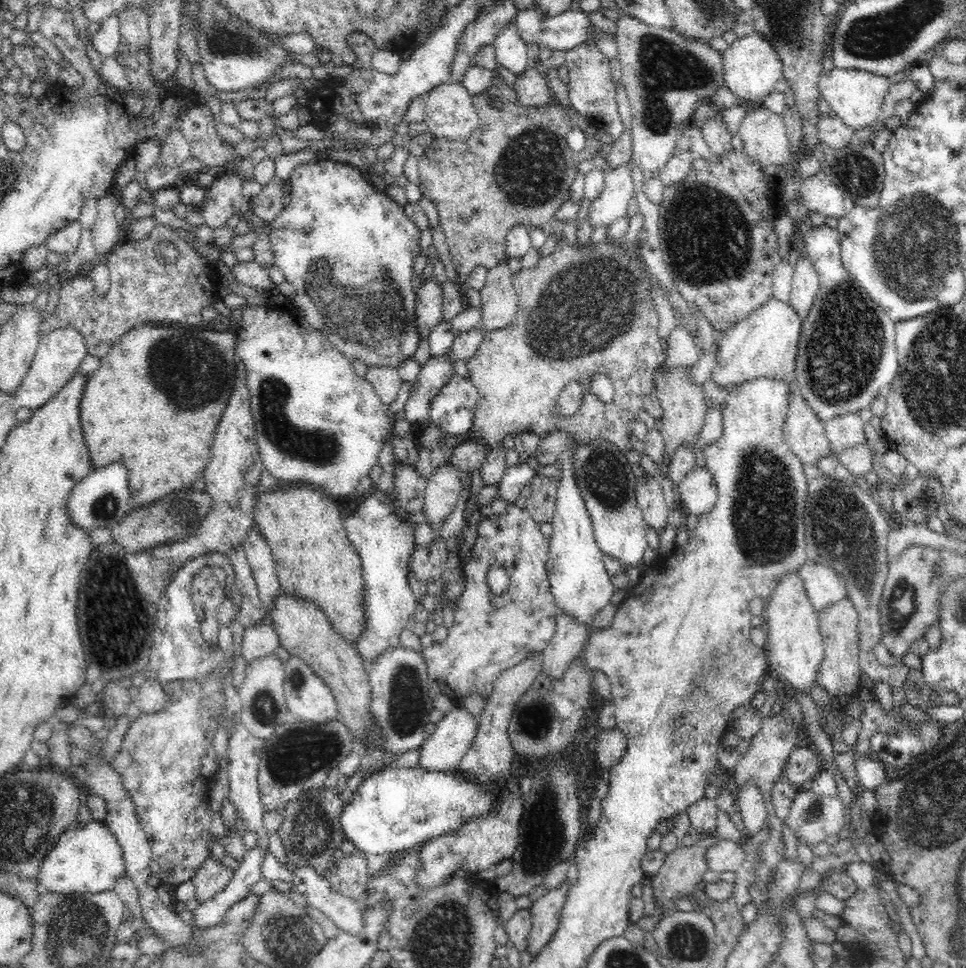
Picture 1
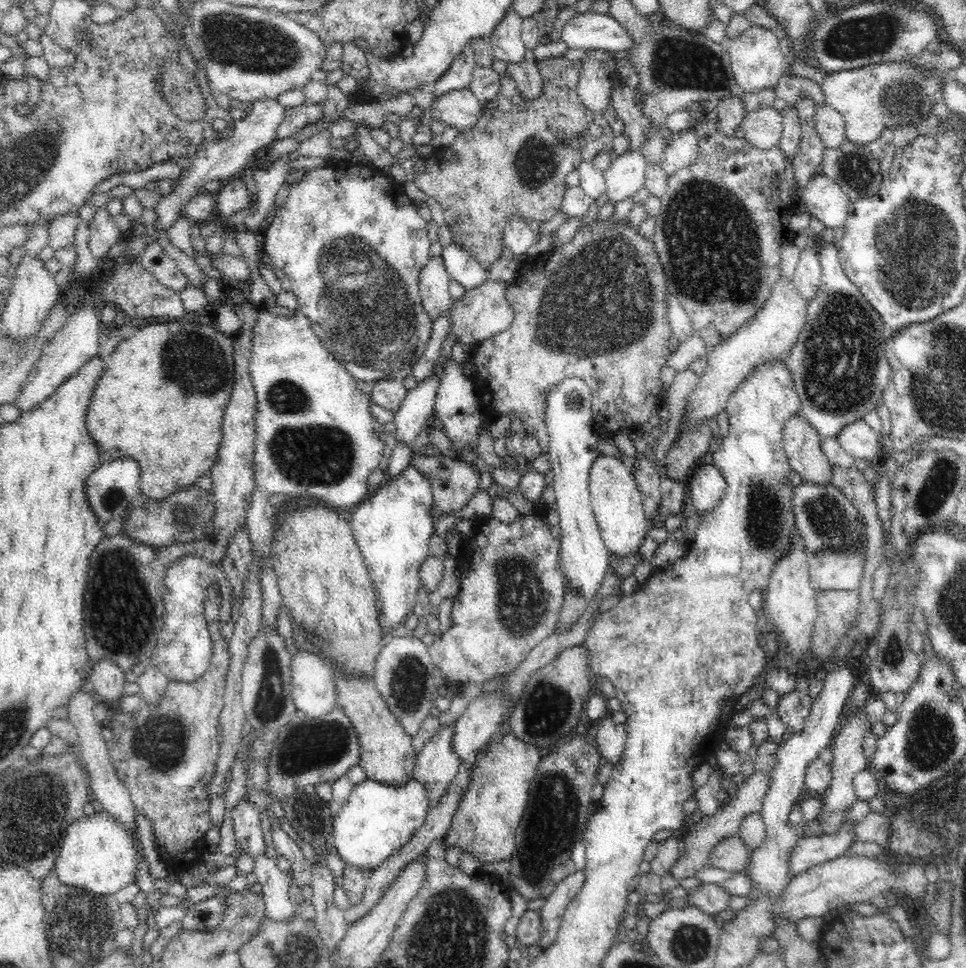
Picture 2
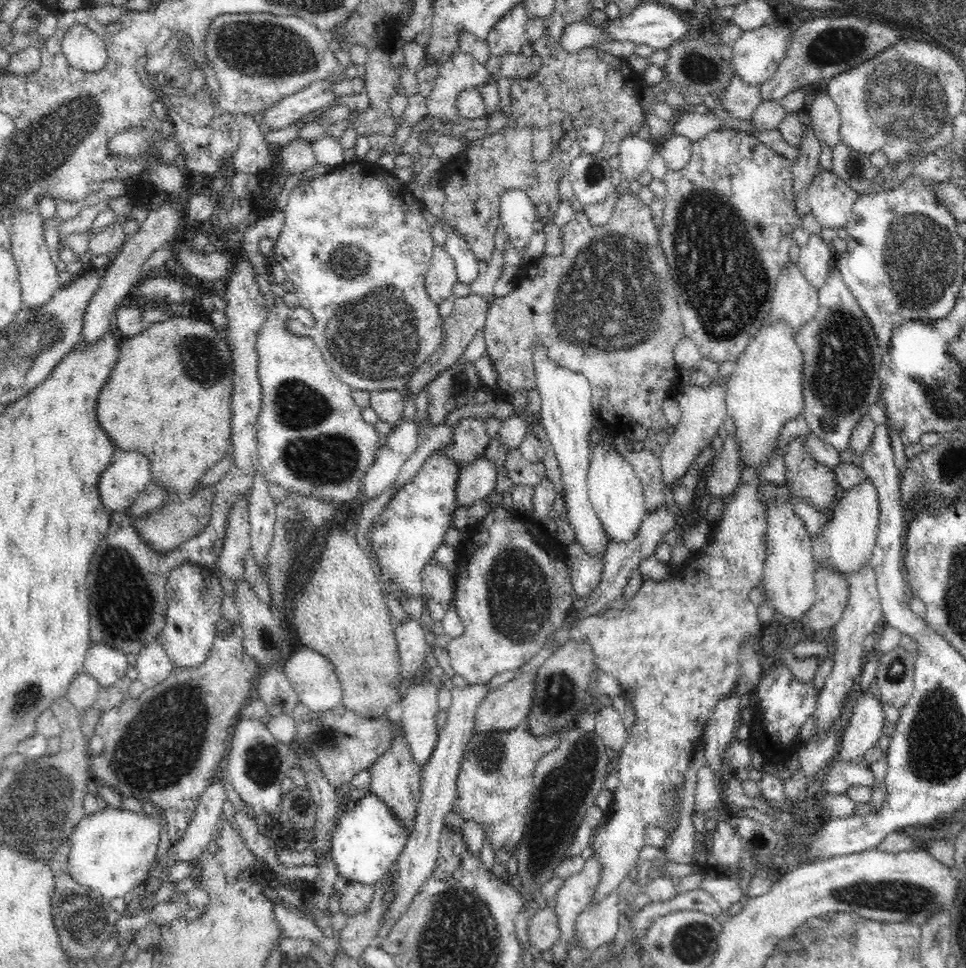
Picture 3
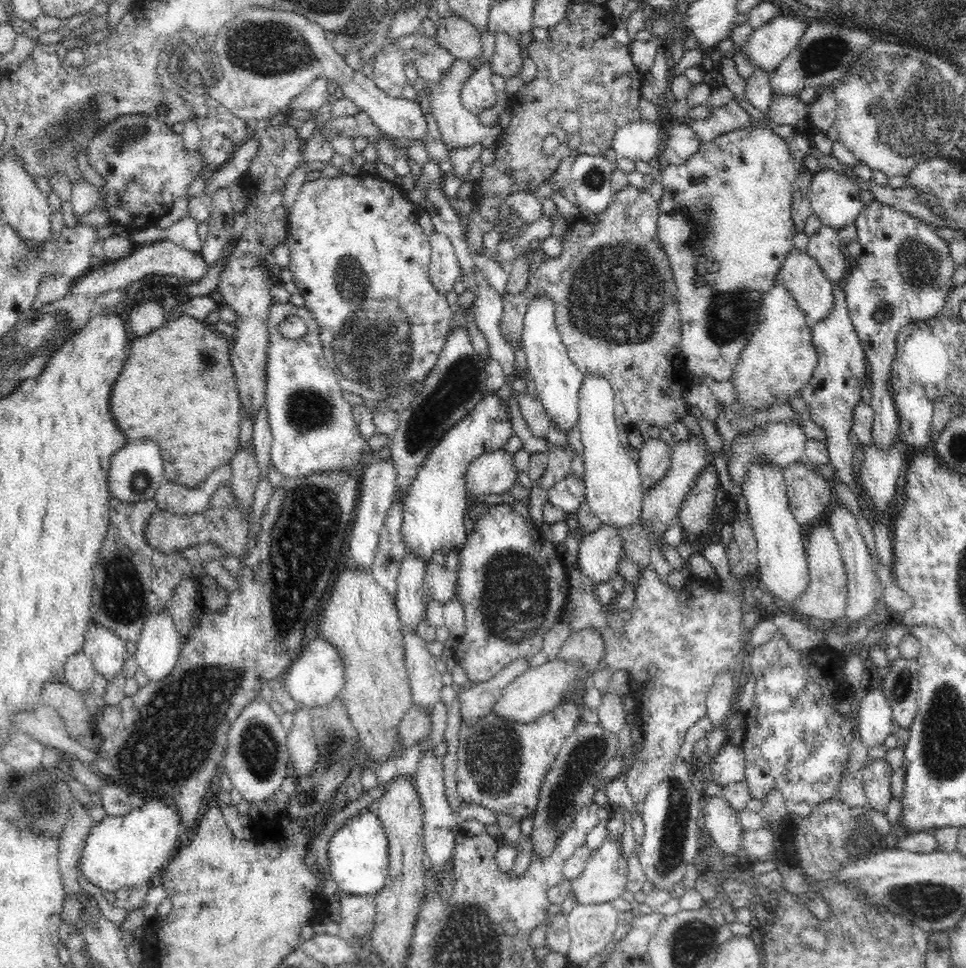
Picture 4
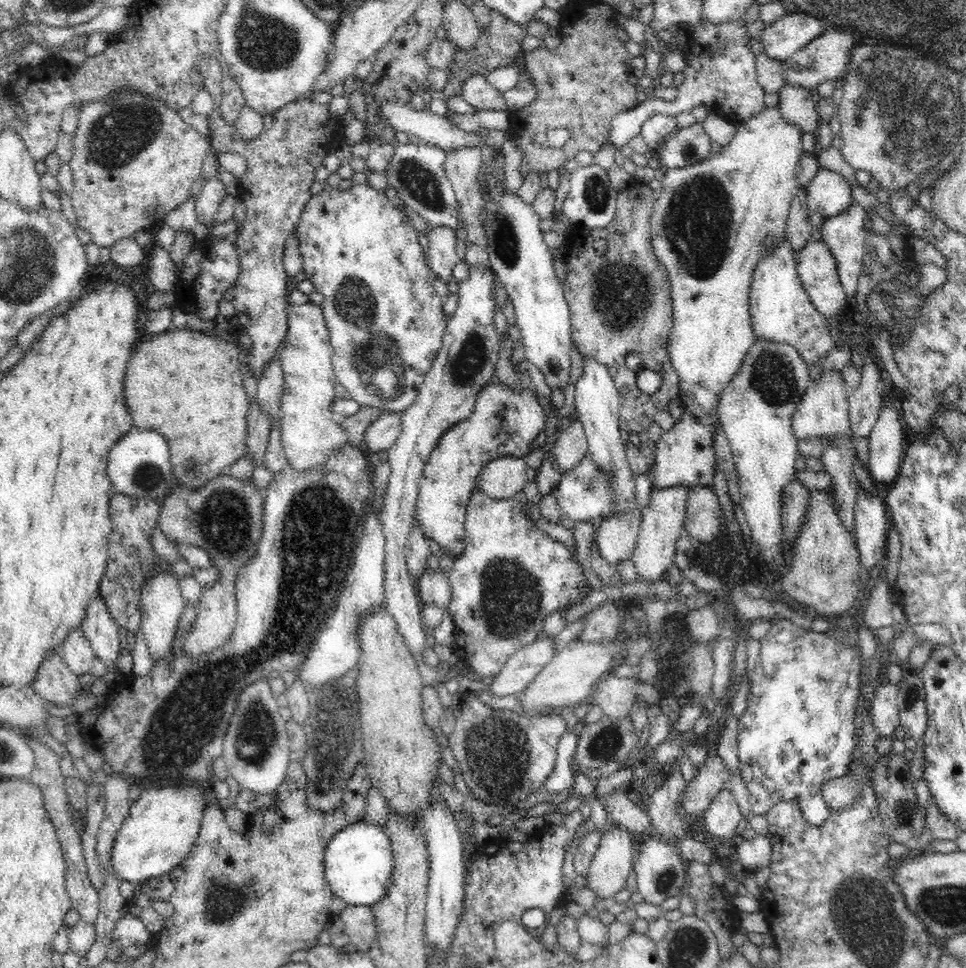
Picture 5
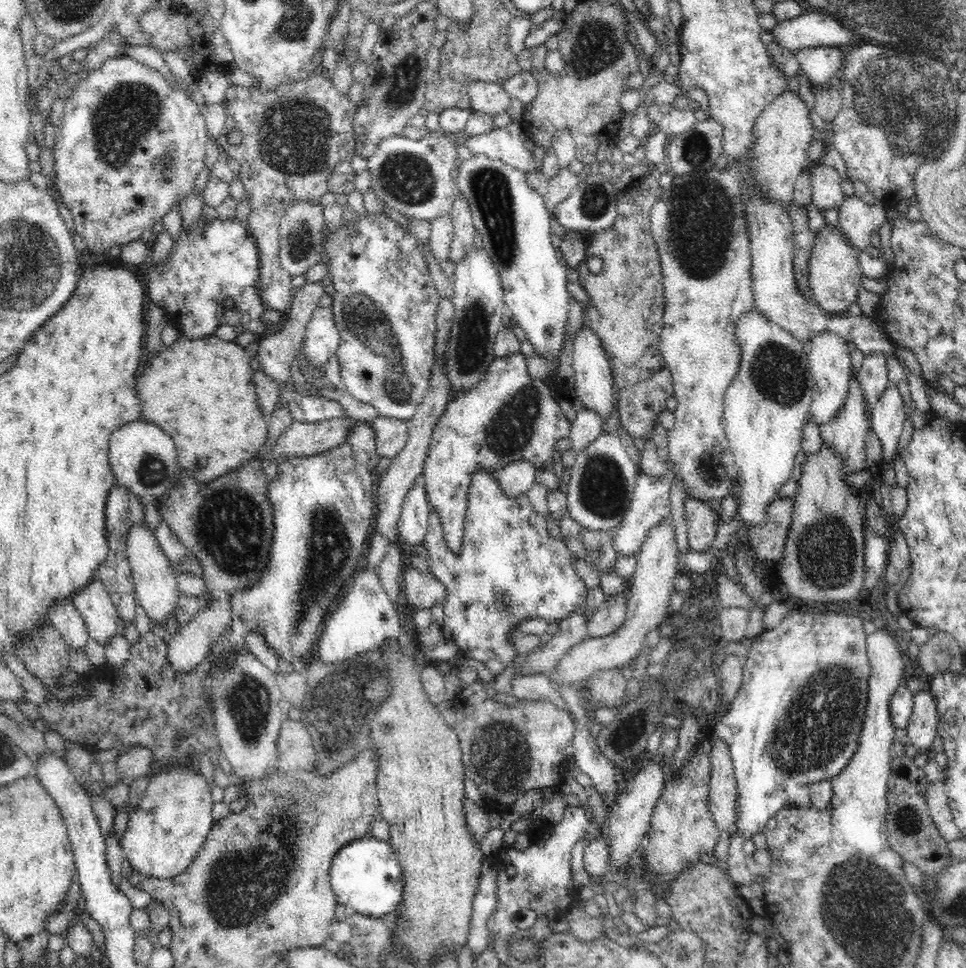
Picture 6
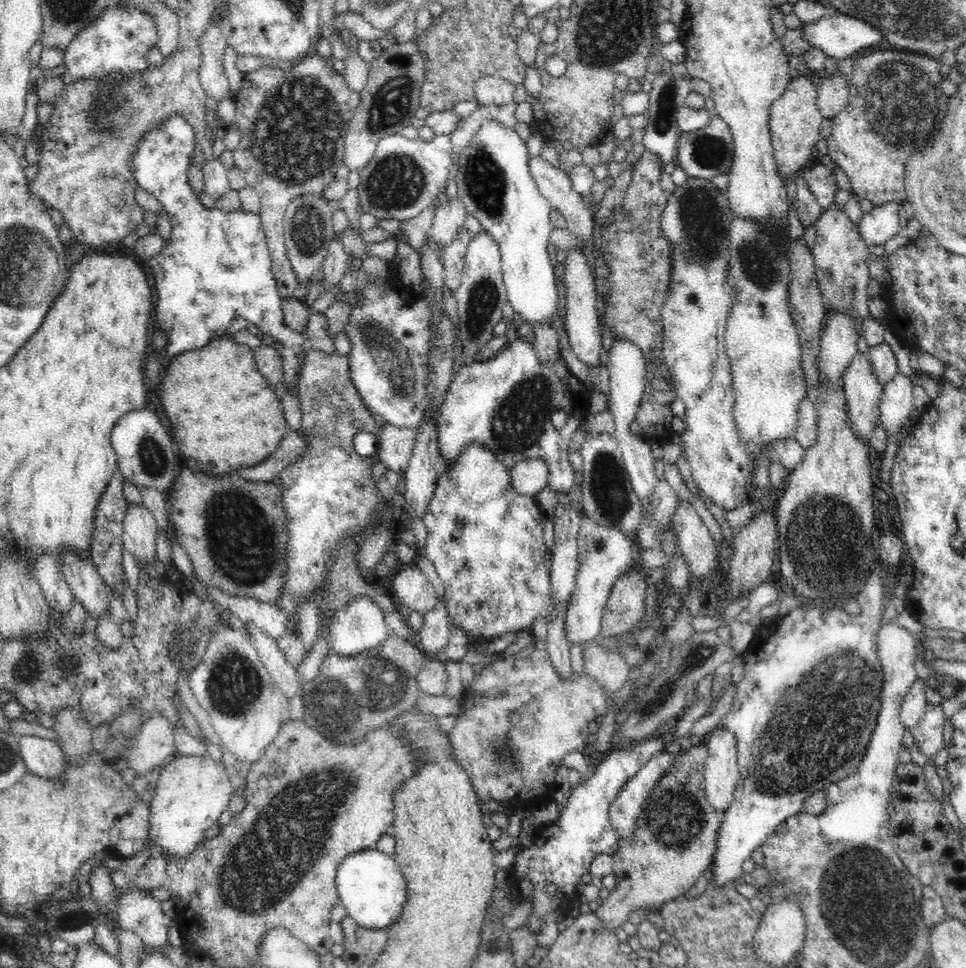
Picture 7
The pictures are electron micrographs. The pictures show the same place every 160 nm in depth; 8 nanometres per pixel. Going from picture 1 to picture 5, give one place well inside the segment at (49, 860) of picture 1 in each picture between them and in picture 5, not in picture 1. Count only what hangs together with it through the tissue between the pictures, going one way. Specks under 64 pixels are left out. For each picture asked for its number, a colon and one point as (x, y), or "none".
2: (97, 854)
3: (111, 852)
4: (125, 851)
5: (162, 825)

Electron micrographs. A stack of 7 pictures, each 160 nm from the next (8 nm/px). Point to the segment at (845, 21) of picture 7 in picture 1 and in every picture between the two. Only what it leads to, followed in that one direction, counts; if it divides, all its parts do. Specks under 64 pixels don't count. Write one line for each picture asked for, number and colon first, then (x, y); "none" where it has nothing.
1: (751, 67)
2: (757, 60)
3: (757, 53)
4: (771, 43)
5: (781, 39)
6: (814, 28)

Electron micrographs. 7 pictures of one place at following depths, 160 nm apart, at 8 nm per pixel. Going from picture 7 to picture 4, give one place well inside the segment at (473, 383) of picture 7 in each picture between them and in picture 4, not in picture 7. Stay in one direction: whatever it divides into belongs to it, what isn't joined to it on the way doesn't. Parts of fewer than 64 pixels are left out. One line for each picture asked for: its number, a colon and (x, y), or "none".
4: (434, 511)
5: (449, 476)
6: (508, 416)

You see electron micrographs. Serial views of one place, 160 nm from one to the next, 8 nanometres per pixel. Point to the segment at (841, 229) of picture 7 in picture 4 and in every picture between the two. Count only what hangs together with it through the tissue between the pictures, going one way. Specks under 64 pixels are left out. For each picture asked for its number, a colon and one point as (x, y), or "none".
4: (812, 291)
5: (817, 268)
6: (834, 274)

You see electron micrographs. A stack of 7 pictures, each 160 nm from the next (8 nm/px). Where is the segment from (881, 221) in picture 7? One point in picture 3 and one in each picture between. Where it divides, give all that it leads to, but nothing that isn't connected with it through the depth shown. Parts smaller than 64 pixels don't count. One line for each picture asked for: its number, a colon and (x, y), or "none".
3: (815, 260)
4: (825, 246)
5: (845, 234)
6: (858, 220)

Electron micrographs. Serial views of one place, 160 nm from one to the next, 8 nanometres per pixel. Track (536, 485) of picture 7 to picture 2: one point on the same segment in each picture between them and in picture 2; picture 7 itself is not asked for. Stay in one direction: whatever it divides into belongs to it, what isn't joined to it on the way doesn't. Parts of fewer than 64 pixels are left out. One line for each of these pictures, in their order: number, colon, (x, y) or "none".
2: (453, 482)
3: (476, 480)
4: (492, 473)
5: (502, 478)
6: (515, 479)

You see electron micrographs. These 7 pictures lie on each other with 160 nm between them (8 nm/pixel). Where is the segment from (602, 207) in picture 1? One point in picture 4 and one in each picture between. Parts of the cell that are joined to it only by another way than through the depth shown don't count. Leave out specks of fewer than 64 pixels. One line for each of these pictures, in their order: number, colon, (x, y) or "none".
2: (626, 176)
3: (635, 153)
4: (638, 141)

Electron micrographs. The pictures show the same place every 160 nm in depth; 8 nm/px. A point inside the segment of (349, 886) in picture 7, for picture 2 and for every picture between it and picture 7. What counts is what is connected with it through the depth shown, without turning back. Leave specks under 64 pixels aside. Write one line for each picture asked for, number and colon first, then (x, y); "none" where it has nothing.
2: (377, 820)
3: (367, 840)
4: (358, 852)
5: (359, 862)
6: (366, 876)

